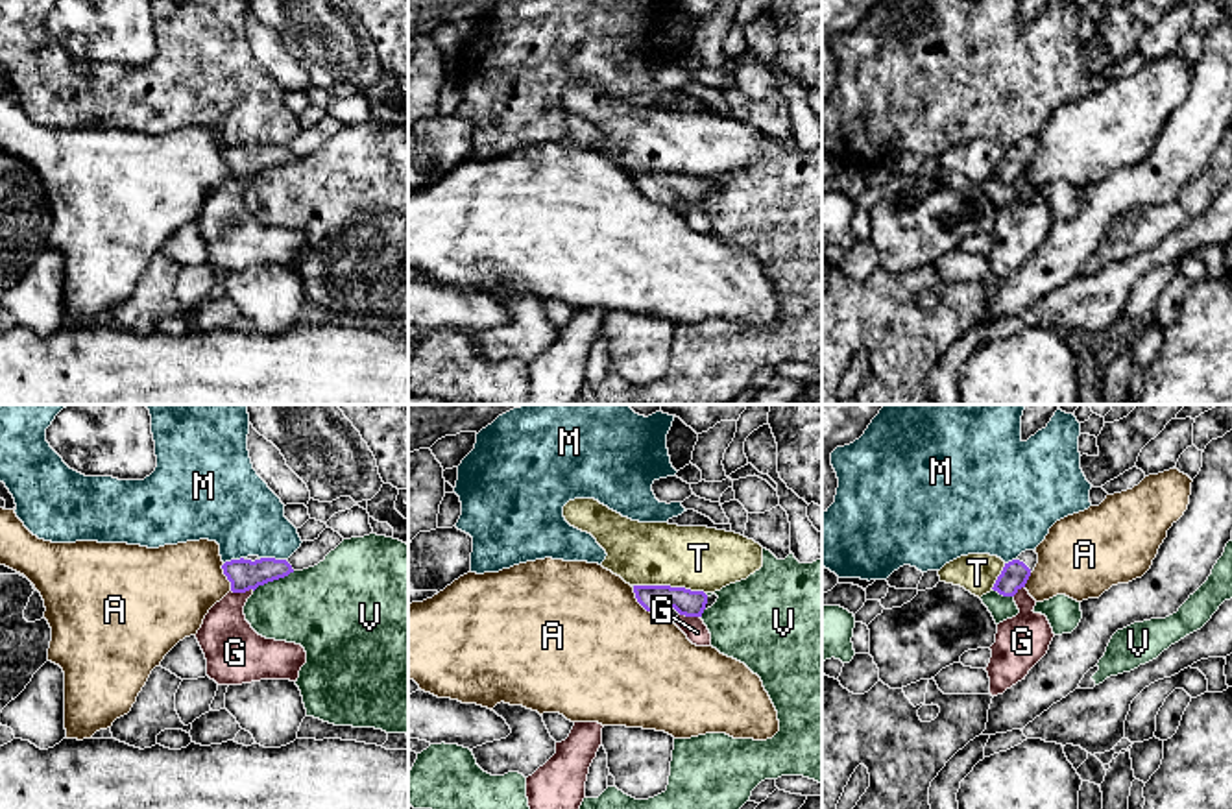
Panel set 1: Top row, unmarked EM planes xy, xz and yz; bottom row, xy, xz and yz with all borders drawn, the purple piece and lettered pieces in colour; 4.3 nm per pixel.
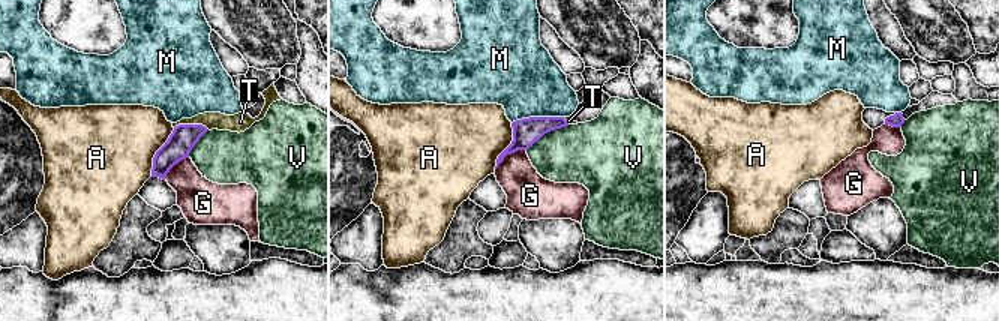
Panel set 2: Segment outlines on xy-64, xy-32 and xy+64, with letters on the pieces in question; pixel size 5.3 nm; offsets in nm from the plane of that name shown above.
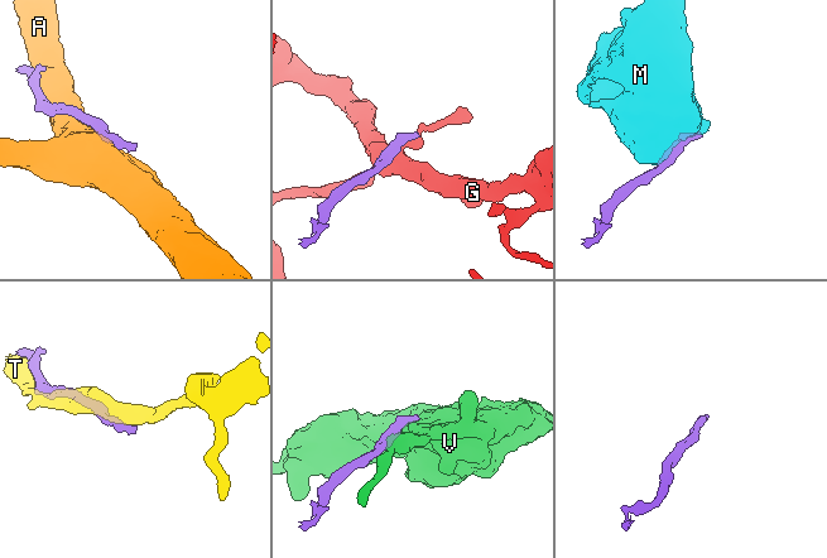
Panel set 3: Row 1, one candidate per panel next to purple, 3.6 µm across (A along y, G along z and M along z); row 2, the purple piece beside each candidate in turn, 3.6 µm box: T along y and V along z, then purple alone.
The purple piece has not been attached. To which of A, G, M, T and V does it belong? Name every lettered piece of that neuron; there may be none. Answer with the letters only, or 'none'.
none

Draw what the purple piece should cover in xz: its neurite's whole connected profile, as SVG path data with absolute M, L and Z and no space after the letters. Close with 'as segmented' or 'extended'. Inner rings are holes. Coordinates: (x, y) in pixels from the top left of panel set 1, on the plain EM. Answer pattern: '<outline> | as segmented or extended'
M634 172L637 188L650 199L672 207L680 201L702 203L707 181L704 177L691 177L670 172Z | extended

